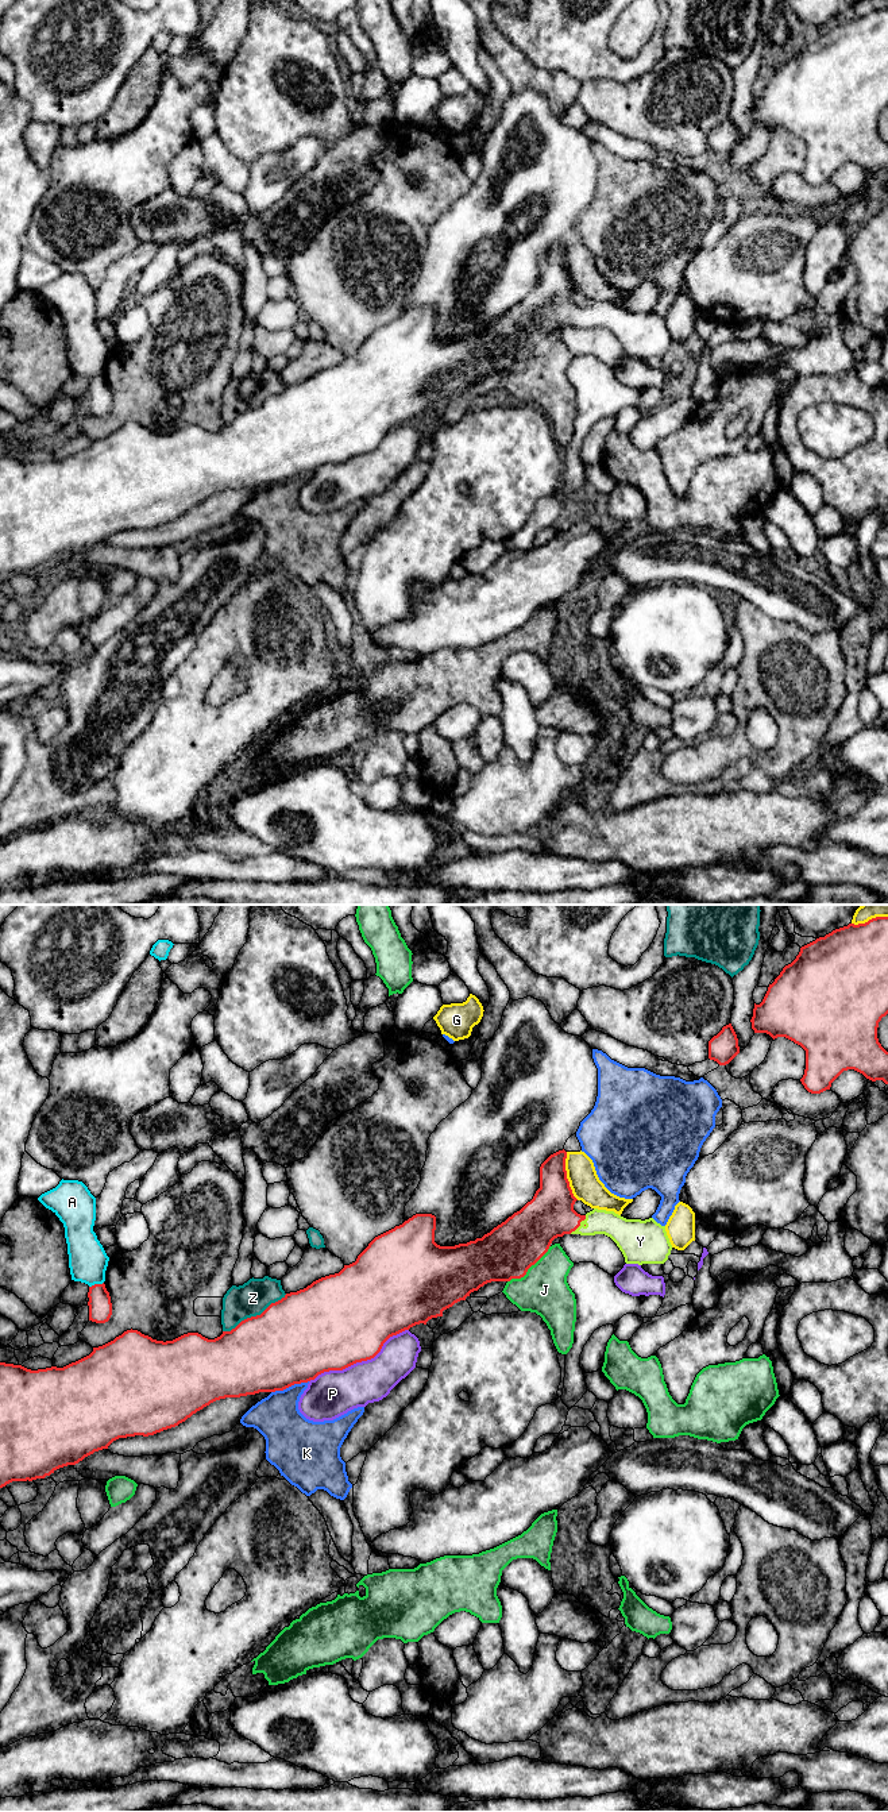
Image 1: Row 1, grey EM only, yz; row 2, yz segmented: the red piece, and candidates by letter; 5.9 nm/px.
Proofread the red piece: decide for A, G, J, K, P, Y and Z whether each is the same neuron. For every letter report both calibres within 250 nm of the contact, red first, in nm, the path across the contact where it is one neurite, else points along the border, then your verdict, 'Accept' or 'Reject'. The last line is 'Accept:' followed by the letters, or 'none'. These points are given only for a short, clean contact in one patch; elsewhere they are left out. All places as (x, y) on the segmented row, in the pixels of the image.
A: Thickness 140 nm (red) against 240 nm. Boundary: yz (103, 1282), (89, 1287). Reject
G: Thickness 280 nm (red) against 180 nm. Reject
J: Thickness 320 nm (red) against 280 nm. Reject
K: Thickness 480 nm (red) against 280 nm. Reject
P: Thickness 500 nm (red) against 280 nm. Reject
Y: Thickness 280 nm (red) against 150 nm. Path across: yz (549, 1214), (579, 1225), (610, 1223), (620, 1229). Accept
Z: Thickness 480 nm (red) against 200 nm. Reject
Accept: Y

